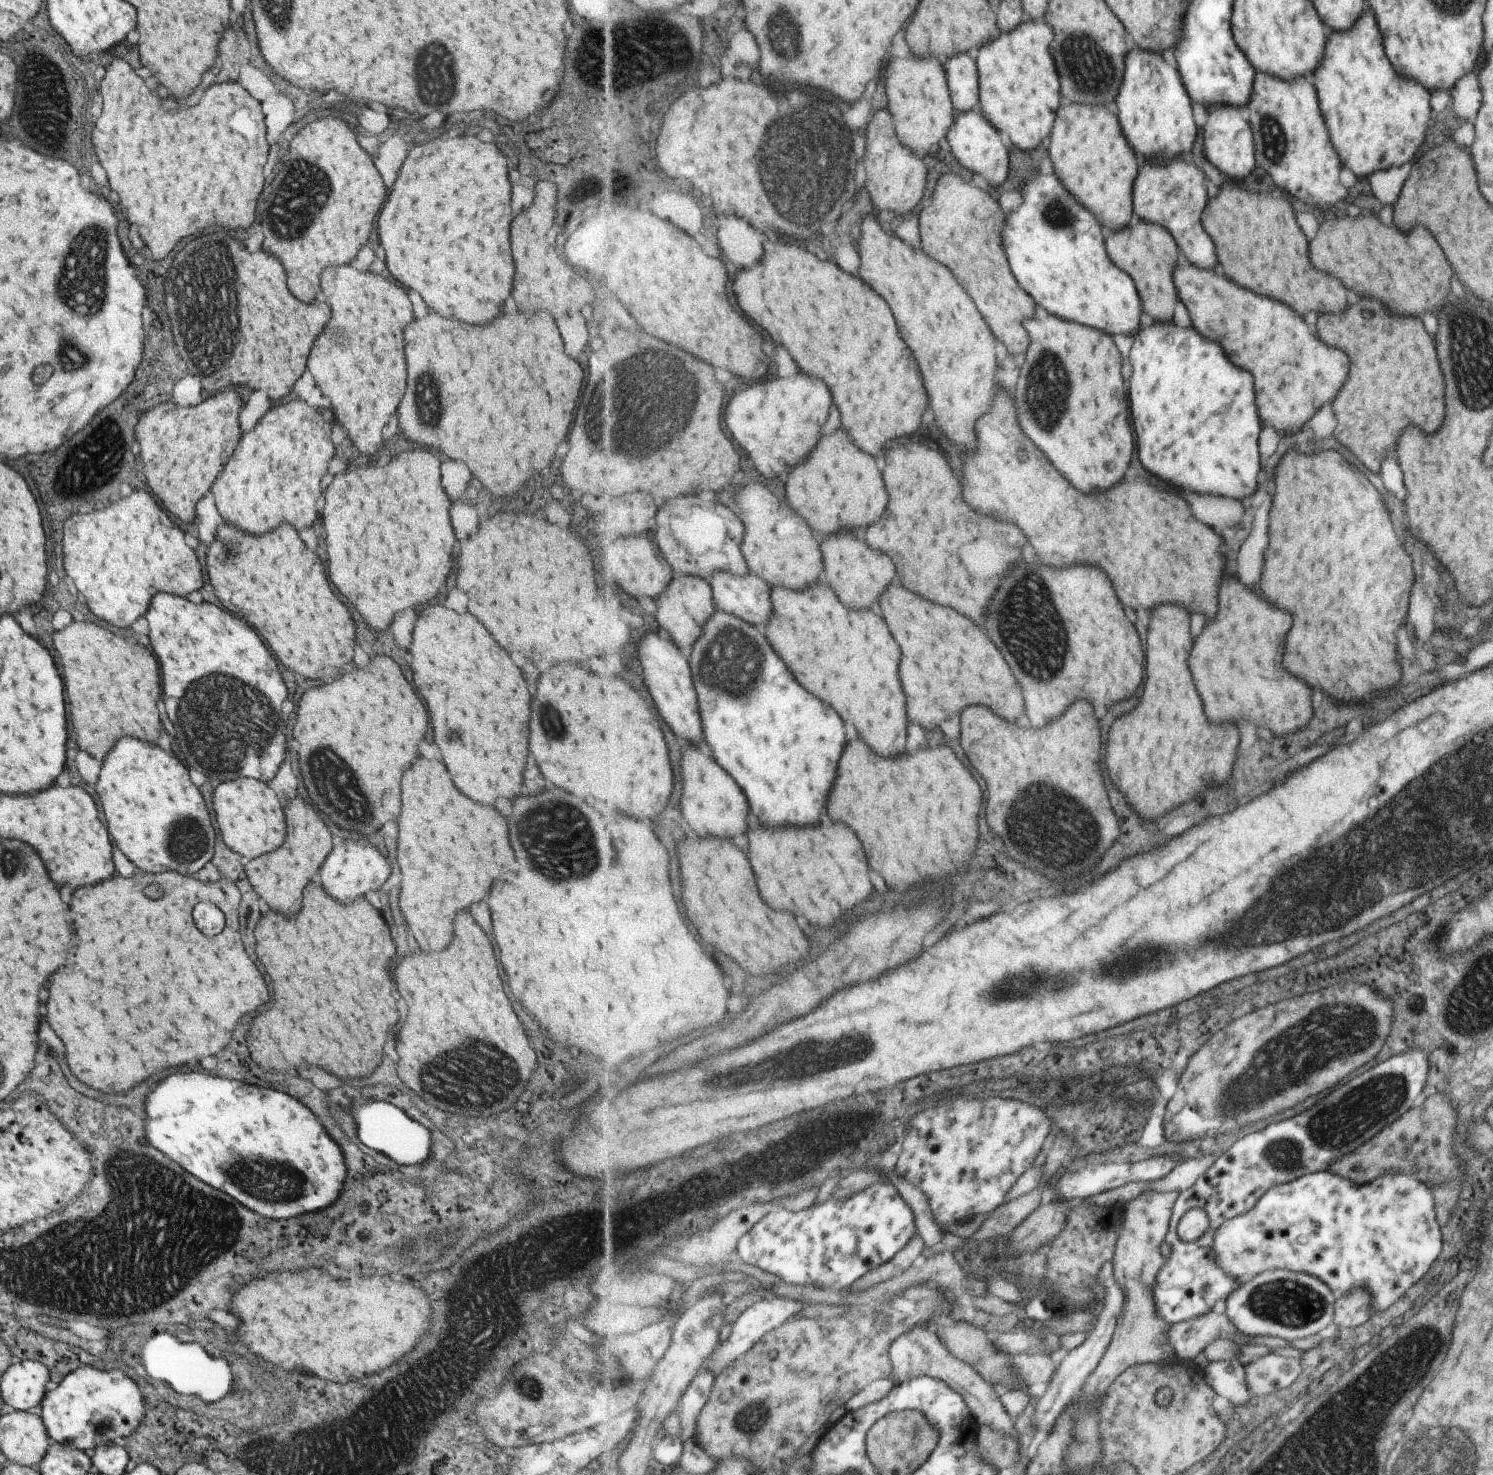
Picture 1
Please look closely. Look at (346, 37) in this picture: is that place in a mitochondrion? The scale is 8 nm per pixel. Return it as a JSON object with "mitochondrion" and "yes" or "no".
{"mitochondrion":"no"}

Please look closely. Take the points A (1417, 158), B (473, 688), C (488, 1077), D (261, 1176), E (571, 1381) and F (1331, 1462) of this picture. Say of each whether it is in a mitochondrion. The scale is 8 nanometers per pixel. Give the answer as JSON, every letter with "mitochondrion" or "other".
{"A":"other","B":"other","C":"mitochondrion","D":"mitochondrion","E":"other","F":"mitochondrion"}

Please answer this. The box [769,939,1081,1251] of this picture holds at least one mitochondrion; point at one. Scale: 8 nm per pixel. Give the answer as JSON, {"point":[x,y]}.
{"point":[856,1045]}

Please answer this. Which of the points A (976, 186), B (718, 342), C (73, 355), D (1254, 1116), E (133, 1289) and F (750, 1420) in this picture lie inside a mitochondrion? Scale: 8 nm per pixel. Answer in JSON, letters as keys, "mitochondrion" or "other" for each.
{"A":"other","B":"other","C":"mitochondrion","D":"mitochondrion","E":"mitochondrion","F":"mitochondrion"}

